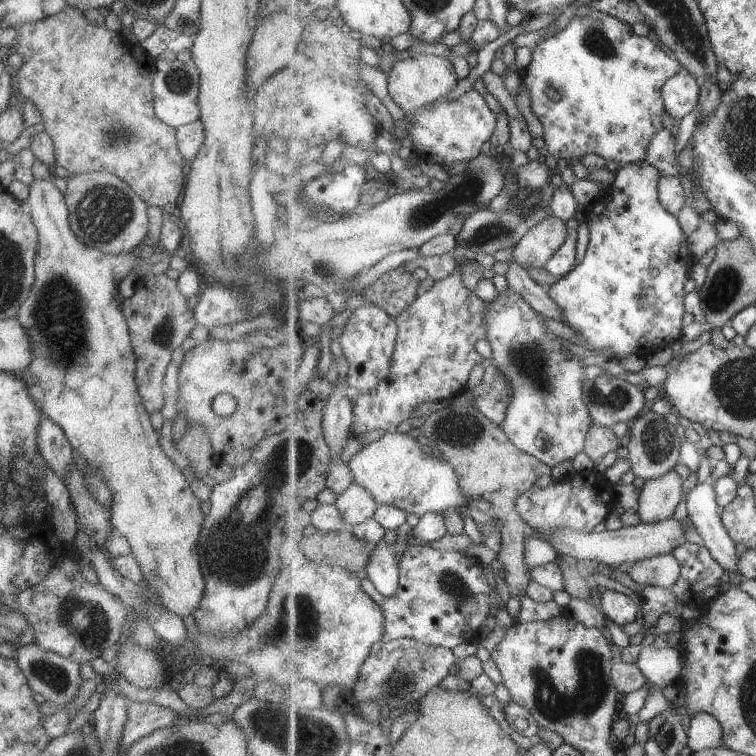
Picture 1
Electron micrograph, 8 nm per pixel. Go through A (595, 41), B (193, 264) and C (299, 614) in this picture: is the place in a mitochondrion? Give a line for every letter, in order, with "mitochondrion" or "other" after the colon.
A: mitochondrion
B: other
C: mitochondrion

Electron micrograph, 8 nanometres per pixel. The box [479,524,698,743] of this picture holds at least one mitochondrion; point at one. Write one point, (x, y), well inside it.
(591, 686)

